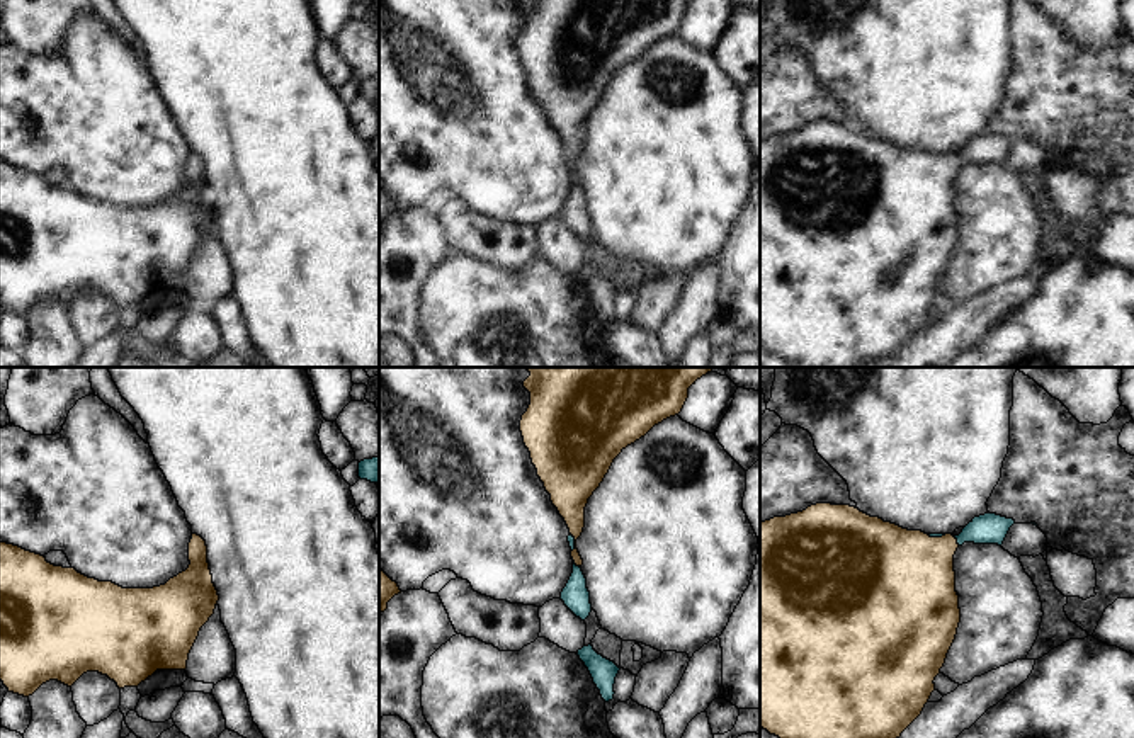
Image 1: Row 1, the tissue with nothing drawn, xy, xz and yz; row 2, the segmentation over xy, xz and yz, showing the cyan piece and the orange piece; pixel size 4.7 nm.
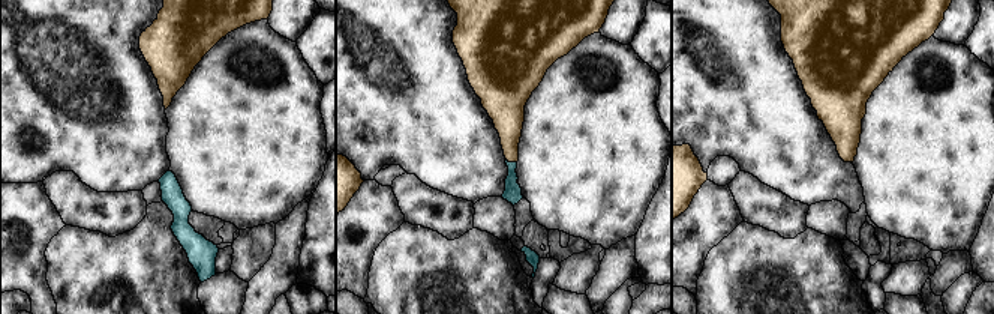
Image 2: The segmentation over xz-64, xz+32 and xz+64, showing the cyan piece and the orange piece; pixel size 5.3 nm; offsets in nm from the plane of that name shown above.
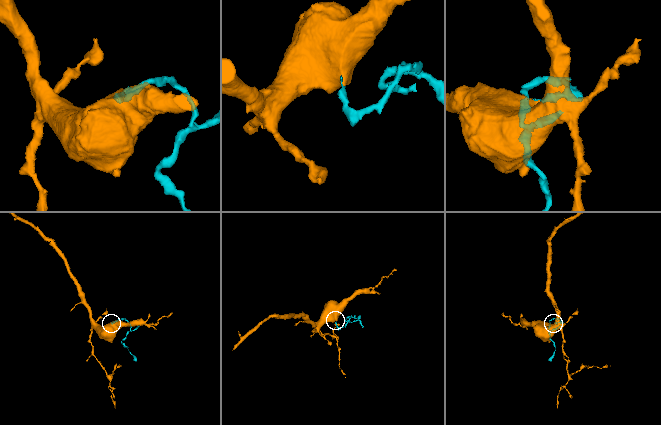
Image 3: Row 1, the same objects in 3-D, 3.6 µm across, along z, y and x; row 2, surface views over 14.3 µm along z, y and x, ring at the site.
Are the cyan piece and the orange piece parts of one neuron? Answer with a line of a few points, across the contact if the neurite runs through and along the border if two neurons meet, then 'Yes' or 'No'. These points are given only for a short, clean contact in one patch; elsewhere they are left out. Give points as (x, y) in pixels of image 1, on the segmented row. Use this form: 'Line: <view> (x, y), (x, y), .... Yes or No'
Line: xz (575, 596), (573, 562), (575, 517), (572, 509). Yes.

